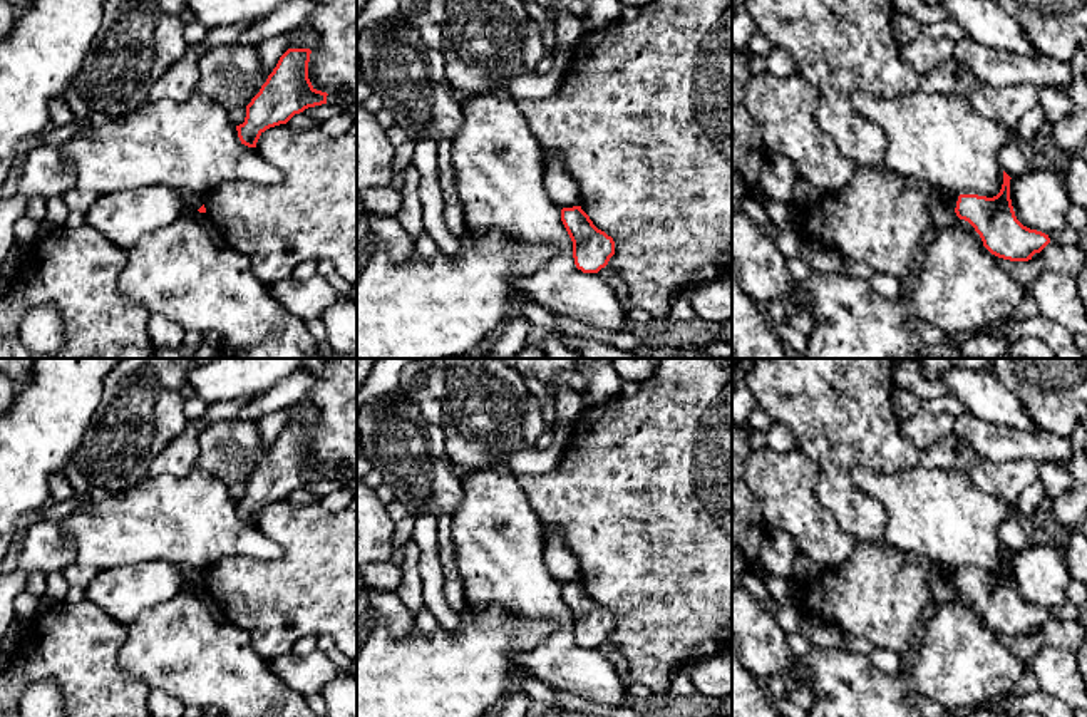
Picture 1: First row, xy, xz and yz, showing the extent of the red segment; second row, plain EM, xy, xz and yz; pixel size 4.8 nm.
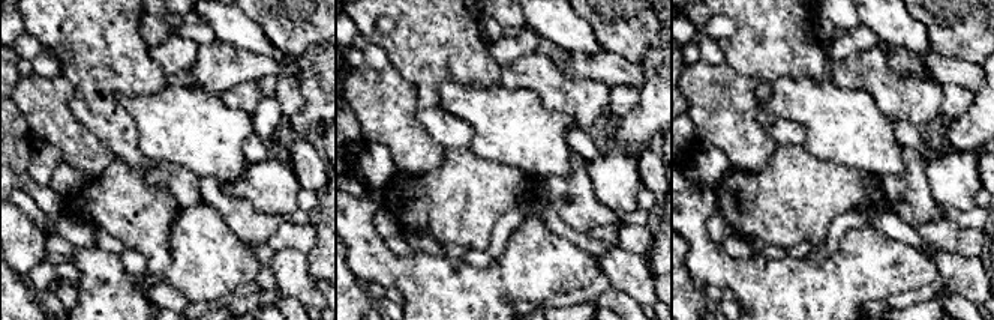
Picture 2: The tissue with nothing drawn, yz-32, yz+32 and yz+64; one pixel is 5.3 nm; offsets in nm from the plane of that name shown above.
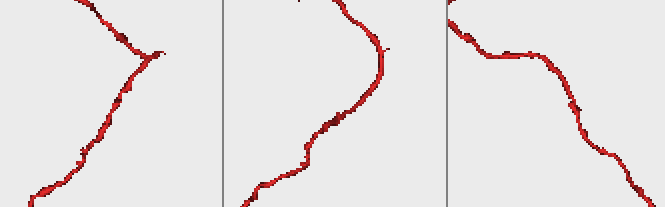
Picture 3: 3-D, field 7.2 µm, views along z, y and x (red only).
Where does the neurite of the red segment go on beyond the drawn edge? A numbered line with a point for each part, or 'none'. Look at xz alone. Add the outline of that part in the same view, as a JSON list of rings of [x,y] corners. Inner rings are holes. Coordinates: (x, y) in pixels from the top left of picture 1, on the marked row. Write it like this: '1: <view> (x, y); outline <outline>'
none

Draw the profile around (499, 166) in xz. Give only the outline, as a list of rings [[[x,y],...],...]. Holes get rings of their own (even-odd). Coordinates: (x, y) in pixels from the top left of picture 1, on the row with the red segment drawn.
[[[504,94],[471,95],[462,101],[464,124],[452,141],[452,164],[464,206],[464,219],[472,233],[501,231],[513,240],[551,245],[554,256],[533,275],[518,281],[524,298],[600,330],[620,333],[635,327],[621,310],[616,291],[600,273],[583,273],[573,258],[573,241],[544,188],[544,161],[539,142],[528,126],[521,106]]]

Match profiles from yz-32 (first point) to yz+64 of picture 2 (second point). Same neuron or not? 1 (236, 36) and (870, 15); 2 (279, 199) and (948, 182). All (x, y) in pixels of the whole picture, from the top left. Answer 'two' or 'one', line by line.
1: one
2: one

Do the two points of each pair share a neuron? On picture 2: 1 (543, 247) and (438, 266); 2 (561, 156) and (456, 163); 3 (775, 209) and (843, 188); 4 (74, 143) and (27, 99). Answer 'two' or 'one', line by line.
1: one
2: two
3: one
4: one

